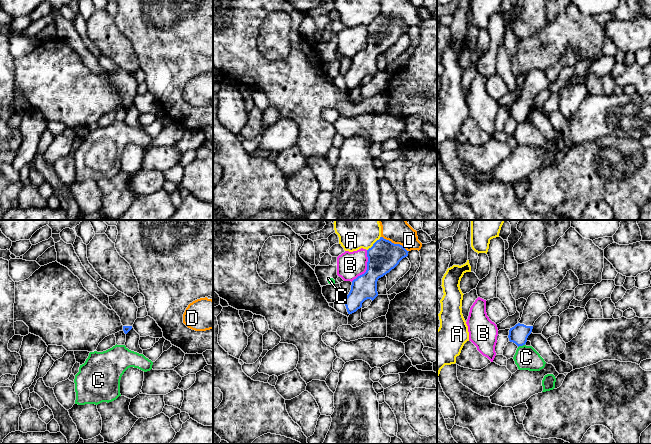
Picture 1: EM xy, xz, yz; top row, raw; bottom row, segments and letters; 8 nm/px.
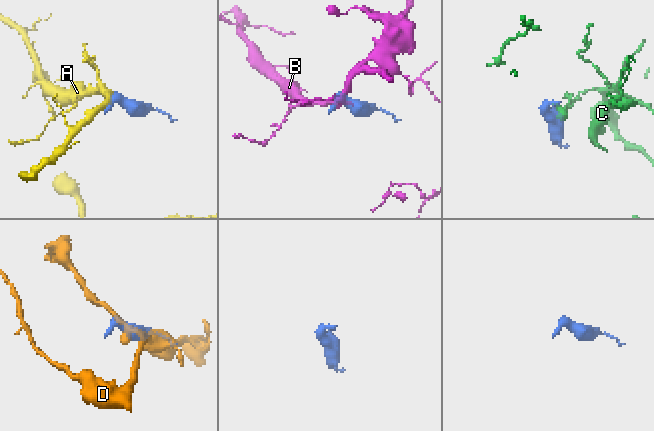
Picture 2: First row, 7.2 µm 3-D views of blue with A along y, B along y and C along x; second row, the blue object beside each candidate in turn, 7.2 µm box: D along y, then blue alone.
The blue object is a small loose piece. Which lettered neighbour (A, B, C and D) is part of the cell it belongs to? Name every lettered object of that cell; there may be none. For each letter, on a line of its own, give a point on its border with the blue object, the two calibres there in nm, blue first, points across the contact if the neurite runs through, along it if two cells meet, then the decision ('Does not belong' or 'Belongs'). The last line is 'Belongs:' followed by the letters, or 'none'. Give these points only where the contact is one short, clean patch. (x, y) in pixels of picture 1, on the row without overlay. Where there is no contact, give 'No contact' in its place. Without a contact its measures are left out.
A: Touches blue at xz (374, 19). Thickness 240 nm (blue) against 220 nm. Boundary: xz (380, 12), (367, 26). Does not belong
B: Touches blue at xz (367, 44). Thickness 240 nm (blue) against 220 nm. Boundary: xz (367, 26), (367, 45), (351, 57). Does not belong
C: Touches blue at yz (521, 121). Thickness 150 nm (blue) against 190 nm. Boundary: yz (524, 120), (518, 123). Does not belong
D: Touches blue at xz (395, 20). Thickness 240 nm (blue) against 170 nm. Does not belong
Belongs: none

